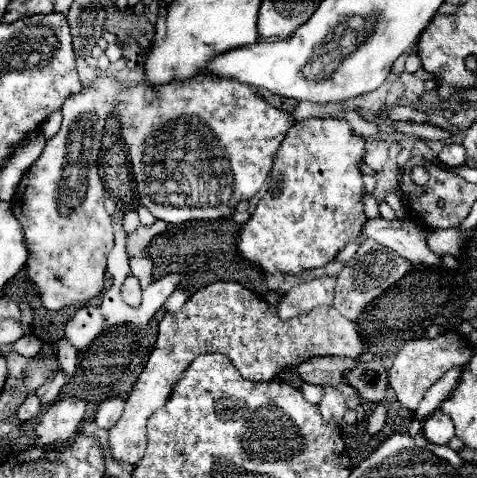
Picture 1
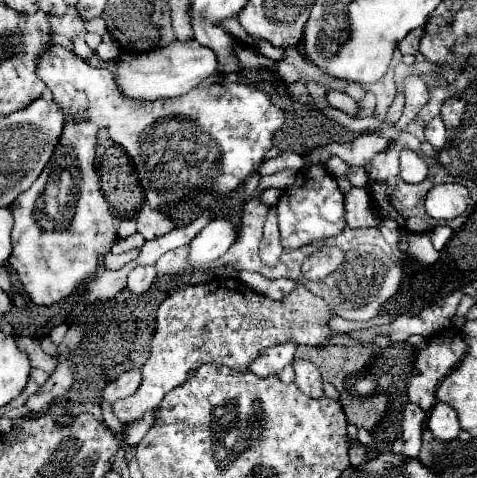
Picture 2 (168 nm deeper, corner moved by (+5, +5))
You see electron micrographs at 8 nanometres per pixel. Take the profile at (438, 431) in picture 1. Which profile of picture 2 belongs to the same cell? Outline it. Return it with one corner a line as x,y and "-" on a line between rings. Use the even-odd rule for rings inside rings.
437,402
431,408
427,426
435,434
435,438
439,438
439,440
455,440
461,432
457,412
451,406
443,404
443,402

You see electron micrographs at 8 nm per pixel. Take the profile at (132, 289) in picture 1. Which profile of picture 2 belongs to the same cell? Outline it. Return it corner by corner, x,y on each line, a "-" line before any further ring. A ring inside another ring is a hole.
141,266
141,268
133,268
129,272
129,280
127,280
127,288
133,294
143,294
149,290
149,286
155,280
155,266

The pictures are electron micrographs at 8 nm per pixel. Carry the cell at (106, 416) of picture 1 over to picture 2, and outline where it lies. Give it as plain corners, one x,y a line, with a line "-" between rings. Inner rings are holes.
141,368
127,370
127,372
123,372
115,382
111,382
111,384
103,390
103,398
109,400
109,402
115,402
115,400
119,400
119,398
127,398
127,396
135,394
139,386
141,386

